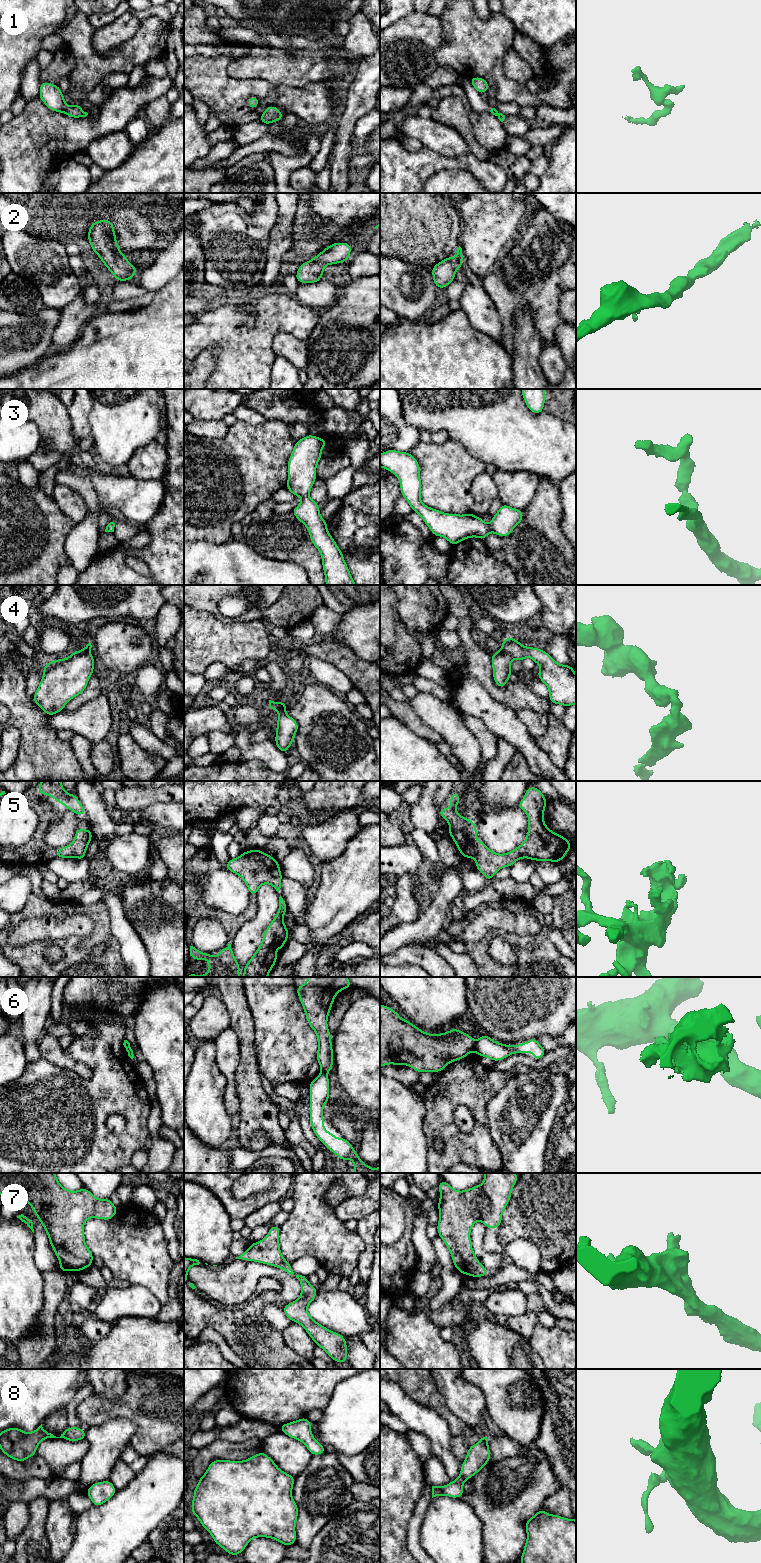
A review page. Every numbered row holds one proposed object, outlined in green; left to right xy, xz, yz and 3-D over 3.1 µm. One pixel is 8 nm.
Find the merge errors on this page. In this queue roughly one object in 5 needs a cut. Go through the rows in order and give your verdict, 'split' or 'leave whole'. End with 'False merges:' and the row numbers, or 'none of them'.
1: split
2: leave whole
3: leave whole
4: split
5: leave whole
6: split
7: leave whole
8: leave whole
False merges: 1, 4, 6

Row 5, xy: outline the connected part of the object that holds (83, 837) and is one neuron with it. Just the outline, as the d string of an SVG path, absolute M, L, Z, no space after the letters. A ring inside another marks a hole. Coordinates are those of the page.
M76 829L74 841L65 847L57 850L57 858L79 858L85 860L85 853L93 838L90 829Z

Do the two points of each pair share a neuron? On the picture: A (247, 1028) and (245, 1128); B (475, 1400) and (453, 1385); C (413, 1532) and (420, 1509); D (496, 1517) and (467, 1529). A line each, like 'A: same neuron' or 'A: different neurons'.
A: same neuron
B: same neuron
C: same neuron
D: different neurons

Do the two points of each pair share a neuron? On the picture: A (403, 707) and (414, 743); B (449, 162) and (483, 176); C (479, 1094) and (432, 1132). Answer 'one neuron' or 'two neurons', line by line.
A: two neurons
B: one neuron
C: one neuron

